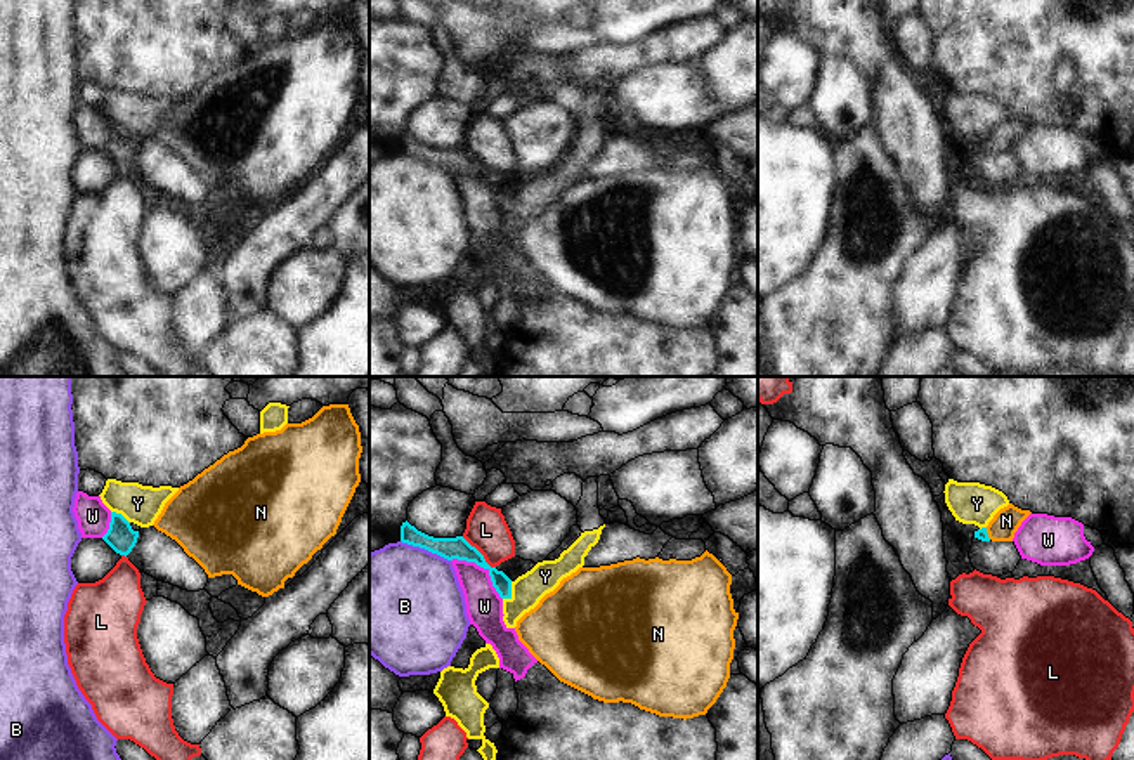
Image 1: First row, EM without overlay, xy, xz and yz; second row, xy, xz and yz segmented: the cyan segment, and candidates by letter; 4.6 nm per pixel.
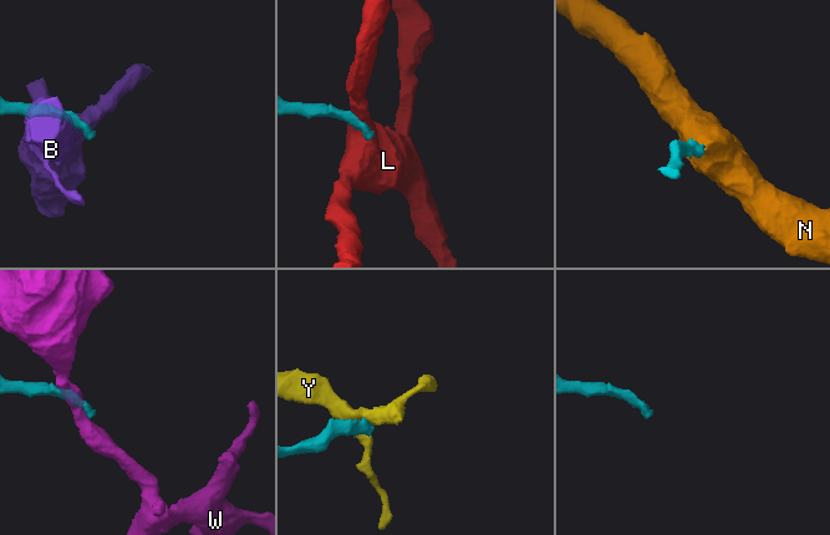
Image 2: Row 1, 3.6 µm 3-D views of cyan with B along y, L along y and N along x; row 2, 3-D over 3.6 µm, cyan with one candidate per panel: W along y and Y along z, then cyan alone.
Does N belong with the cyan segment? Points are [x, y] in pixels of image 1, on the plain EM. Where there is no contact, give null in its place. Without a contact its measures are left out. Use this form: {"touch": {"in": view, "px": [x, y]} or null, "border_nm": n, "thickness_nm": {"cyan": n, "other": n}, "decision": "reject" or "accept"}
{"touch": {"in": "yz", "px": [987, 144]}, "border_nm": 60, "thickness_nm": {"cyan": 50, "other": 120}, "decision": "accept"}

